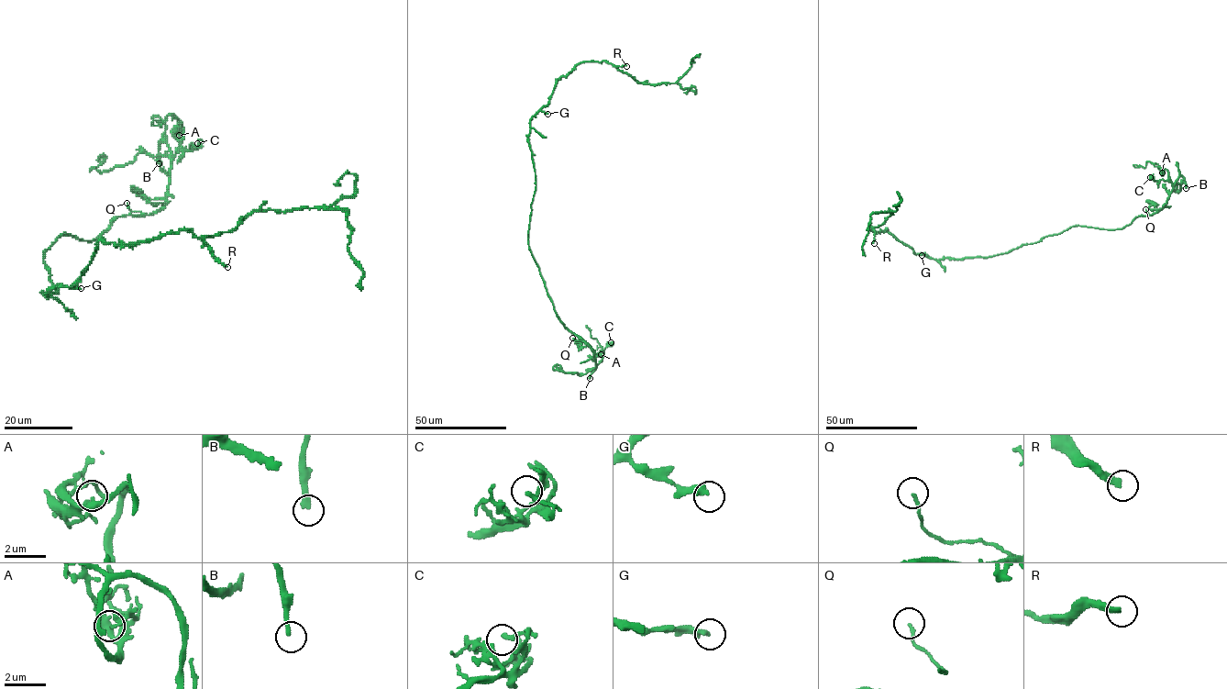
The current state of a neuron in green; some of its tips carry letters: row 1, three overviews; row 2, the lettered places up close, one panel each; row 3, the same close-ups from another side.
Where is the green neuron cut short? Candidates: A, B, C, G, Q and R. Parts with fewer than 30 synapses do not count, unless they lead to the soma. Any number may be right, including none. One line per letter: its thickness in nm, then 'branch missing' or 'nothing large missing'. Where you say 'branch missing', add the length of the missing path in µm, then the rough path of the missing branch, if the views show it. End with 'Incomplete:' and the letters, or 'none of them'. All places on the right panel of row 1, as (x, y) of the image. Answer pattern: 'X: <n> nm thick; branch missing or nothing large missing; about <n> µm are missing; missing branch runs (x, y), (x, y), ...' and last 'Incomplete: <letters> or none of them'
A: 130 nm thick; nothing large missing
B: 260 nm thick; branch missing; about 15 µm are missing
C: 200 nm thick; nothing large missing
G: 300 nm thick; nothing large missing
Q: 140 nm thick; nothing large missing
R: 280 nm thick; branch missing; about 70 µm are missing; missing branch runs (874, 243), (877, 245), (876, 241), (883, 235), (889, 235), (889, 239), (881, 233), (873, 235), (858, 229)
Incomplete: B, R

